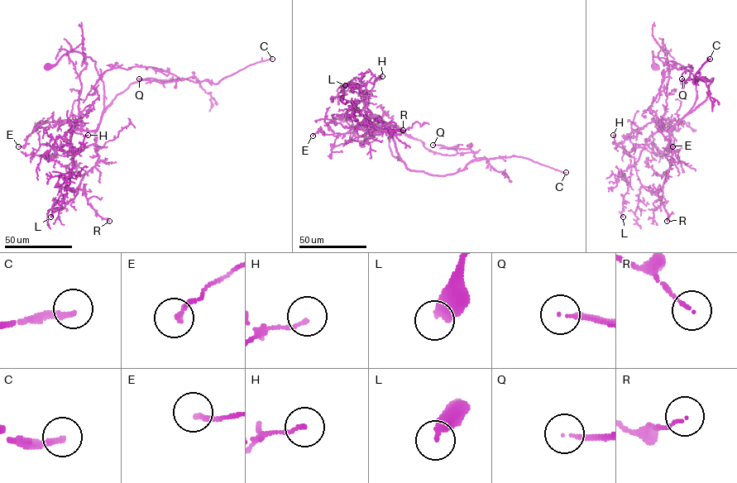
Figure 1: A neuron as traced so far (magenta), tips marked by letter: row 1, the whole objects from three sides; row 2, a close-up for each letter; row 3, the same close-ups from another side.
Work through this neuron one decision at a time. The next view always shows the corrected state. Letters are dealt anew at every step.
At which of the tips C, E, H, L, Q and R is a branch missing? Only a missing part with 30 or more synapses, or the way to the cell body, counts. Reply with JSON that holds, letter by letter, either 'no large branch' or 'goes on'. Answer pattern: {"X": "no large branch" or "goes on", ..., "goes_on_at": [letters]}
{"C": "goes on", "E": "no large branch", "H": "no large branch", "L": "no large branch", "Q": "goes on", "R": "no large branch", "goes_on_at": ["C", "Q"]}

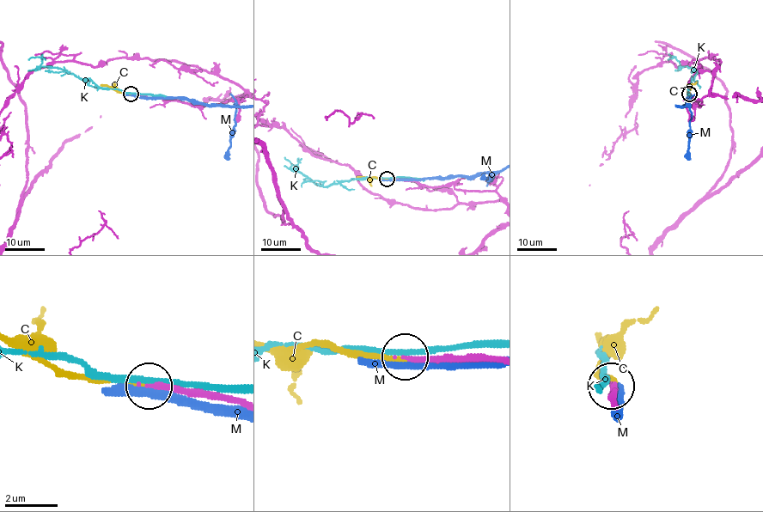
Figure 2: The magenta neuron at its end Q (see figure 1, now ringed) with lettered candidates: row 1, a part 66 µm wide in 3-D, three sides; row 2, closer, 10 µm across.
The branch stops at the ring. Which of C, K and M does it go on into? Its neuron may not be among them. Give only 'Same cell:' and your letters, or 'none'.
Same cell: C

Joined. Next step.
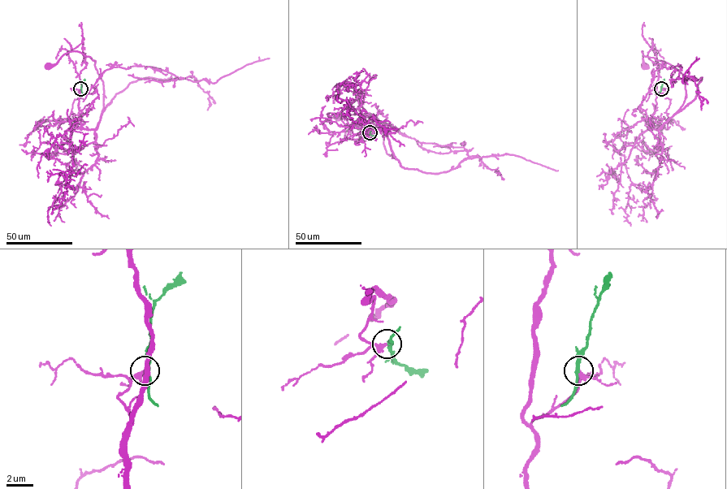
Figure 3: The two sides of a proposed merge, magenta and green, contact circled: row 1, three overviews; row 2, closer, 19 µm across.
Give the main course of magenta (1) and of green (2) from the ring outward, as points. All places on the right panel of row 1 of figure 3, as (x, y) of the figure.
1: (661, 89), (651, 117), (655, 129), (682, 104), (685, 81), (677, 69), (645, 56), (642, 51), (644, 66)
2: (661, 89), (664, 79)

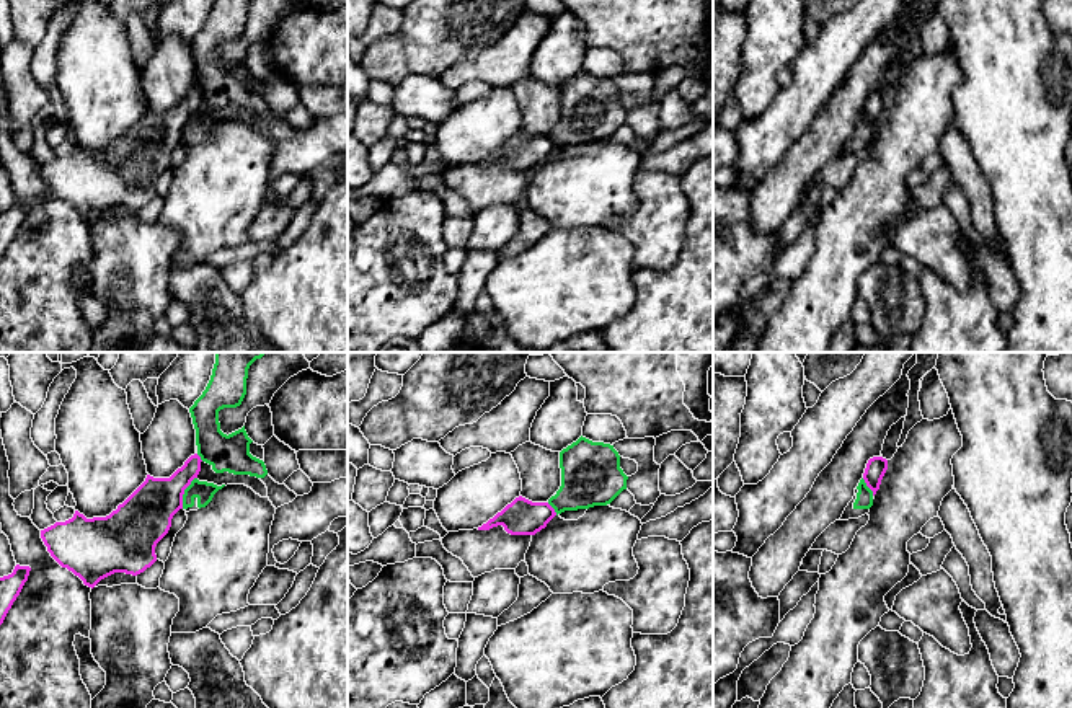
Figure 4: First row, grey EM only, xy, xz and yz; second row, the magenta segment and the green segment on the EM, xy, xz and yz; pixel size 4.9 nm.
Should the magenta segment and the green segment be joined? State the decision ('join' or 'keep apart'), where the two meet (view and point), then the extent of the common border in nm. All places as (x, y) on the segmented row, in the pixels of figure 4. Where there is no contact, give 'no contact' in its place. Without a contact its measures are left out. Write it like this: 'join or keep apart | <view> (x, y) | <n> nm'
keep apart | xy (183, 493) | 180 nm

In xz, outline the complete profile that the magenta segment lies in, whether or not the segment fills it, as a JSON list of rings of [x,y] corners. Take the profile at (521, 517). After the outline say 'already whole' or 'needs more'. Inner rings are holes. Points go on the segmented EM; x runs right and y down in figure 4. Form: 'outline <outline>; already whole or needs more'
outline [[[522,496],[516,498],[478,530],[503,525],[511,535],[535,535],[556,516],[548,502],[532,502]]]; already whole

